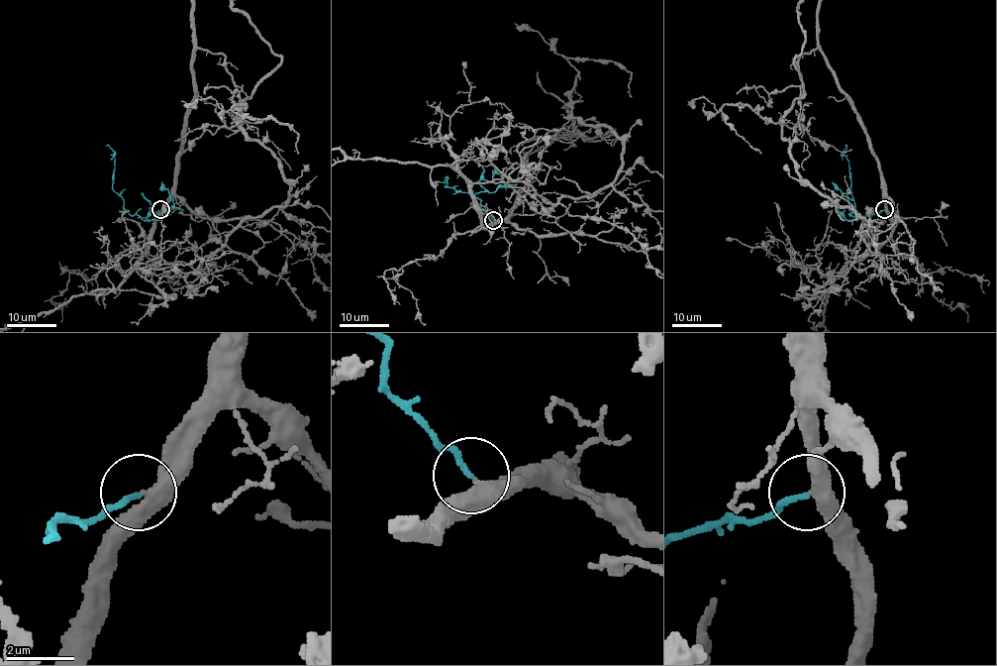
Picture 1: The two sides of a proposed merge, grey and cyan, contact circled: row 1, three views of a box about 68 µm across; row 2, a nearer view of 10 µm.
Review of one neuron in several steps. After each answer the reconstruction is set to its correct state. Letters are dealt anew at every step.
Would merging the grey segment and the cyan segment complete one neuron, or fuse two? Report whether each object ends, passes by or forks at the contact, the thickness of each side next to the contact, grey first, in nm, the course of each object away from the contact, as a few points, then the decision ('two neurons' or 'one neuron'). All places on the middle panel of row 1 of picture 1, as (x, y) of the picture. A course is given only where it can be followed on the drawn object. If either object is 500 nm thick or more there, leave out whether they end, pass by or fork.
grey passes by; cyan ends there; 360 nm thick on the grey side, 150 nm on the other; grey runs (493, 220), (526, 187), (530, 155), (577, 134), (562, 129), (578, 72), (563, 57), (621, 63), (631, 96); cyan runs (493, 220), (477, 197), (446, 186), (447, 180), (438, 181); one neuron

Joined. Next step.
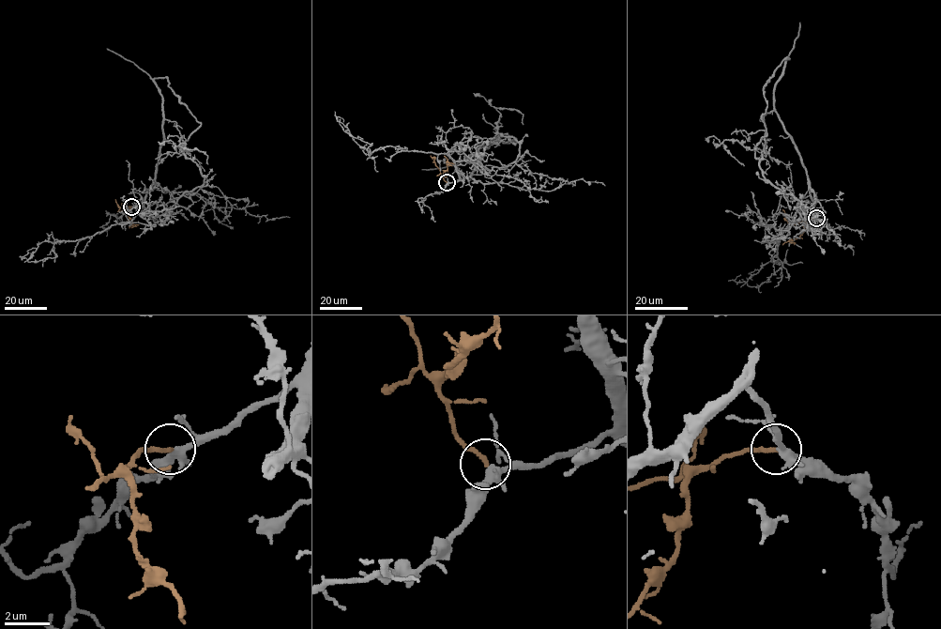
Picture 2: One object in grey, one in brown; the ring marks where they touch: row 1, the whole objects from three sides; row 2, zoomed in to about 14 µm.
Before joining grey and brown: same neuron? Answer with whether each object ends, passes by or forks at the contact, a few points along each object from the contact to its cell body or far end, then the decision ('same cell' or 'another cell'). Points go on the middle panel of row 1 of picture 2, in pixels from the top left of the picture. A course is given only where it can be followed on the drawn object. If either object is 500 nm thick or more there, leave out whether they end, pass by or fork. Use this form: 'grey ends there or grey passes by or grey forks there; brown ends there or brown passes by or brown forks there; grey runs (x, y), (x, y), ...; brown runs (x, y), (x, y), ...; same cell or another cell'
grey forks there; brown ends there; grey runs (447, 183), (468, 177), (479, 149), (499, 141), (493, 138), (500, 114), (494, 107), (519, 110), (523, 124); brown runs (447, 182), (442, 176), (447, 169), (447, 161), (452, 165); same cell

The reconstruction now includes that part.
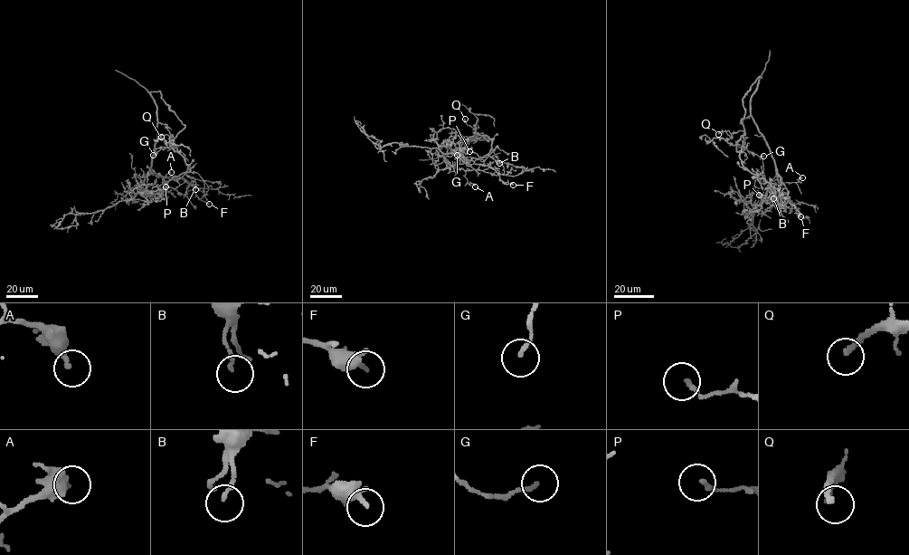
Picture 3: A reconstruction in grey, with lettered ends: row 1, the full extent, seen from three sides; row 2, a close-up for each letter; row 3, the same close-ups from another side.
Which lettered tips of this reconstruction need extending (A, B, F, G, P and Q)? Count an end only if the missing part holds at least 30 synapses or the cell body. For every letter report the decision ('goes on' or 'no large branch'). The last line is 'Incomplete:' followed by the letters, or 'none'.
A: no large branch
B: no large branch
F: no large branch
G: no large branch
P: no large branch
Q: goes on
Incomplete: Q

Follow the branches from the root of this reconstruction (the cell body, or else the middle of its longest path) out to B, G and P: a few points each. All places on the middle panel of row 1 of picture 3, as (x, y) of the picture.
B: (446, 165), (444, 154), (457, 153), (469, 160), (488, 155), (499, 163)
G: (446, 165), (454, 166), (460, 155), (460, 146), (477, 138), (468, 137), (457, 155)
P: (446, 165), (444, 154), (460, 153), (469, 160), (483, 157), (469, 151)

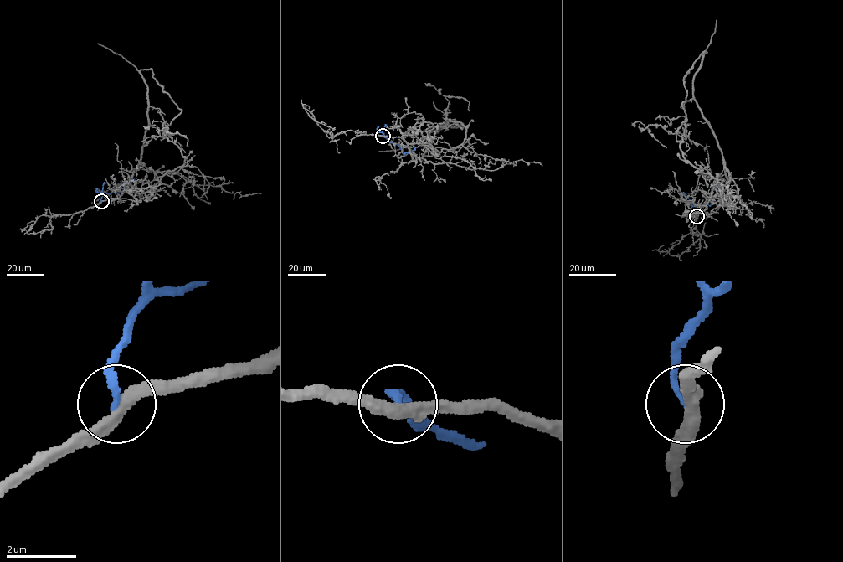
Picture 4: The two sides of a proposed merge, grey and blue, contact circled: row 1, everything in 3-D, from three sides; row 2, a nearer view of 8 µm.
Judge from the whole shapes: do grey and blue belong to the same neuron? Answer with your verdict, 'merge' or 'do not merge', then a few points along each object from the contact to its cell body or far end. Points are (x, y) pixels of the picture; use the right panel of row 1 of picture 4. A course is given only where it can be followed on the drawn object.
do not merge | grey via (696, 216), (707, 200), (714, 198), (727, 185), (722, 150), (693, 95), (694, 73), (714, 33), (716, 20) | blue via (696, 216), (701, 206), (710, 205), (718, 193), (715, 188), (711, 189)

